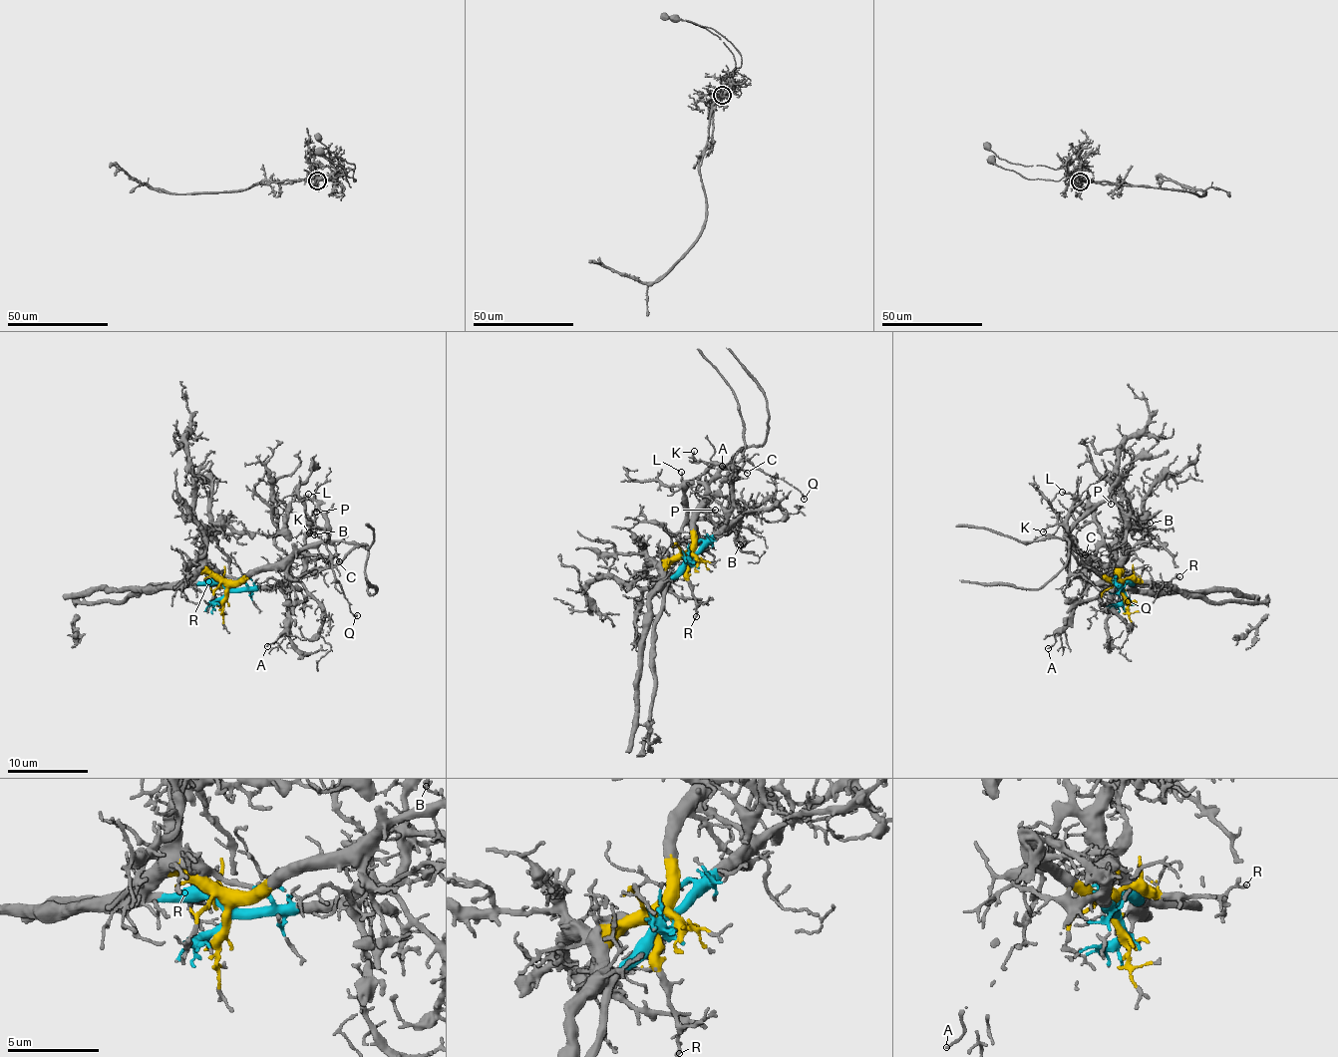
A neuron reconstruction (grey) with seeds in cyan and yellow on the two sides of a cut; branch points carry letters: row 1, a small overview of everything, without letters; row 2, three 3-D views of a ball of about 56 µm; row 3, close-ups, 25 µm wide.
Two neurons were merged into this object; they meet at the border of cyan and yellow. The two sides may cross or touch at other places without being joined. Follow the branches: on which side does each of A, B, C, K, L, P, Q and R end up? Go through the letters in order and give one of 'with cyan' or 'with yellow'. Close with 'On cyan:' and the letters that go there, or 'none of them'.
A: with cyan
B: with cyan
C: with yellow
K: with yellow
L: with yellow
P: with cyan
Q: with yellow
R: with yellow
On cyan: A, B, P

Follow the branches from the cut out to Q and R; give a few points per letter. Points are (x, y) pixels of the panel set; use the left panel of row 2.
Q: (225, 591), (320, 542), (330, 552), (334, 574), (352, 613), (356, 614)
R: (225, 591), (223, 580), (209, 584), (208, 580)

